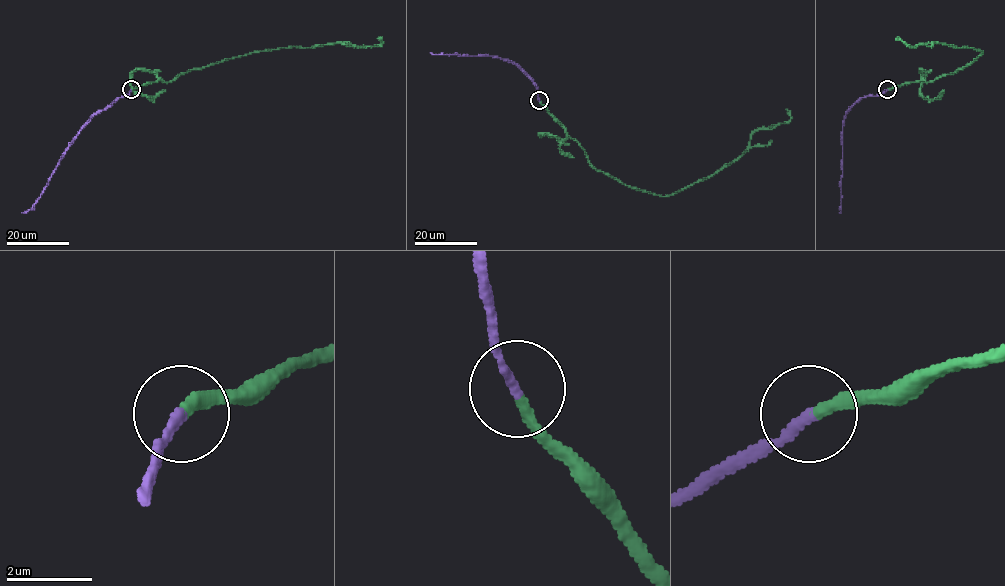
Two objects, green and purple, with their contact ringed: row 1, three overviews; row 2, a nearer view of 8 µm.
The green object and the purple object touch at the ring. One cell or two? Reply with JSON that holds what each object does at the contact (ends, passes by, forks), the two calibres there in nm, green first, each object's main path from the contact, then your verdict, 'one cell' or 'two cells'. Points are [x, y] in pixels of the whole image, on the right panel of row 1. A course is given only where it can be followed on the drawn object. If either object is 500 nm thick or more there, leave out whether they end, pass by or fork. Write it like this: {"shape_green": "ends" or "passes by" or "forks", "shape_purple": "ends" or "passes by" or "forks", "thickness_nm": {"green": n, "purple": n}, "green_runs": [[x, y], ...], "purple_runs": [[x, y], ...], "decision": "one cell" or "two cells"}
{"shape_green": "ends", "shape_purple": "ends", "thickness_nm": {"green": 240, "purple": 240}, "green_runs": [[886, 89], [922, 79], [932, 81], [960, 69], [982, 52], [967, 46], [932, 42], [909, 46], [895, 39]], "purple_runs": [[886, 89], [876, 95], [861, 98], [844, 117], [840, 212]], "decision": "one cell"}

